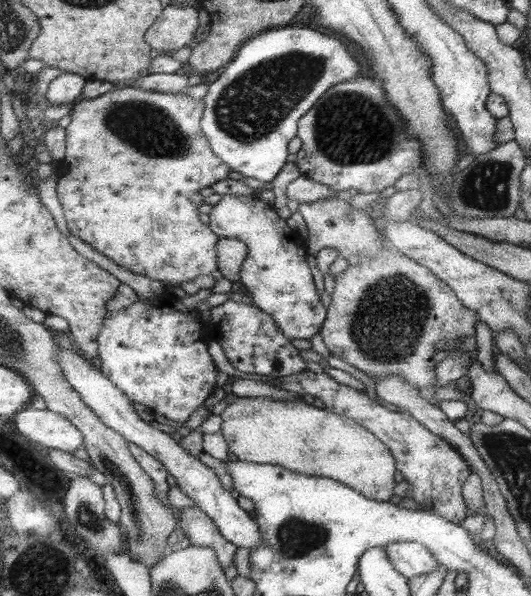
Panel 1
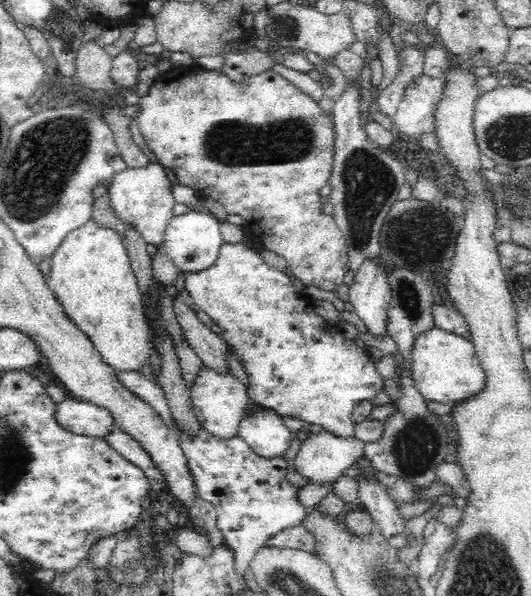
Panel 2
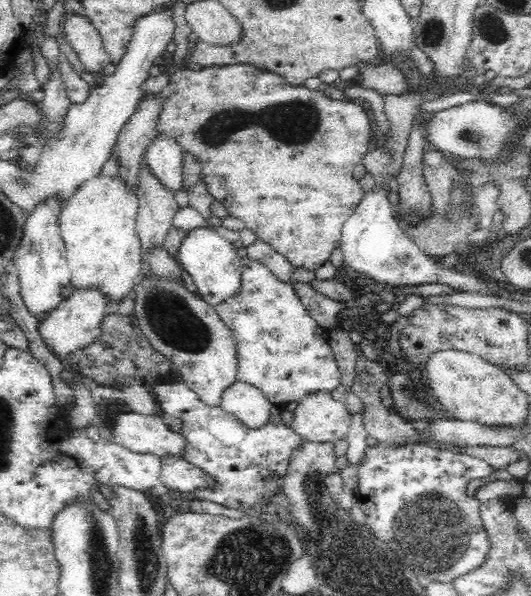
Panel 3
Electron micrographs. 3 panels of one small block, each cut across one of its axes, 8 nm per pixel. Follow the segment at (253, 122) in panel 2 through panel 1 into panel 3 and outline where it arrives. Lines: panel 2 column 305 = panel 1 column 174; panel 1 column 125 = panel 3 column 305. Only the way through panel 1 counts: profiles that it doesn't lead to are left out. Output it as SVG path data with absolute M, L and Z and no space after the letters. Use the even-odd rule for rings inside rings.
M234 64L234 66L224 66L224 68L202 68L202 70L188 70L188 68L180 68L180 66L168 66L164 70L170 76L170 84L168 88L164 88L160 92L160 100L162 100L162 114L158 120L158 132L172 136L178 140L178 144L190 152L194 156L196 162L202 164L202 180L208 184L208 192L214 196L216 202L220 202L230 216L240 218L246 228L250 228L252 232L256 232L258 240L270 244L276 252L284 254L294 268L308 268L314 270L320 268L332 254L332 250L336 246L340 246L342 242L342 224L350 218L350 214L356 210L356 206L362 200L362 186L358 184L358 180L352 178L354 168L360 164L360 160L368 154L368 144L370 144L370 120L368 114L364 112L364 106L358 106L350 100L330 100L326 98L322 92L318 90L308 90L304 86L290 86L282 76L272 74L272 72L264 72L260 68L252 68L248 64Z

